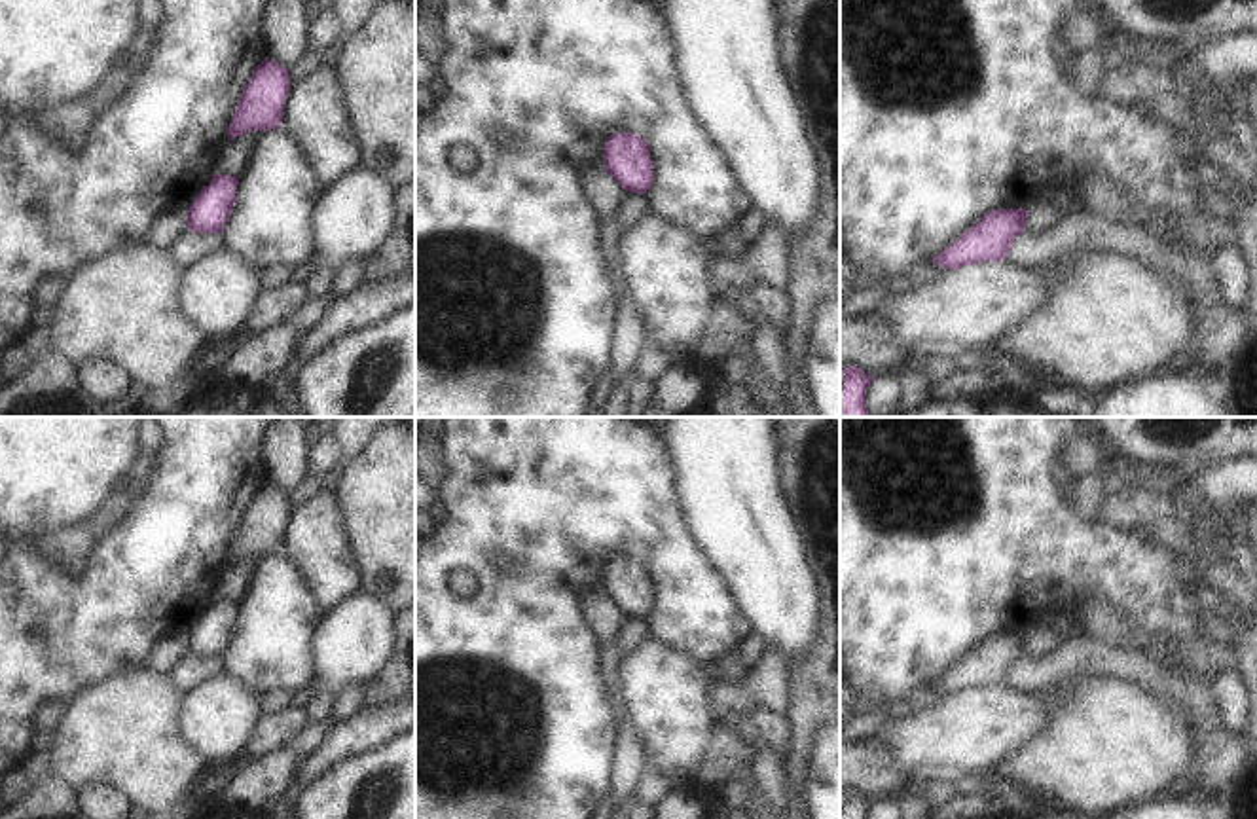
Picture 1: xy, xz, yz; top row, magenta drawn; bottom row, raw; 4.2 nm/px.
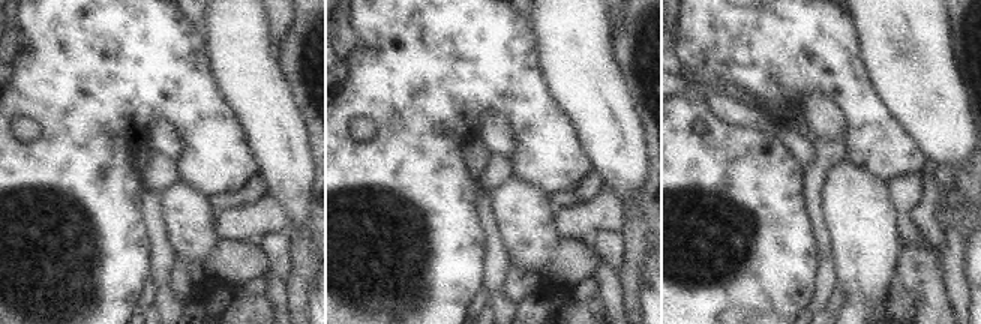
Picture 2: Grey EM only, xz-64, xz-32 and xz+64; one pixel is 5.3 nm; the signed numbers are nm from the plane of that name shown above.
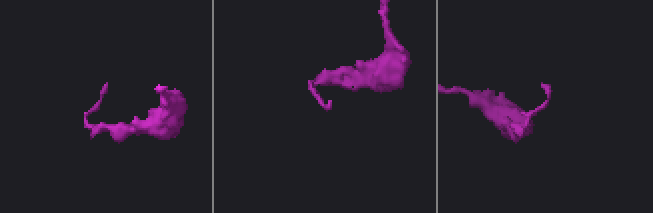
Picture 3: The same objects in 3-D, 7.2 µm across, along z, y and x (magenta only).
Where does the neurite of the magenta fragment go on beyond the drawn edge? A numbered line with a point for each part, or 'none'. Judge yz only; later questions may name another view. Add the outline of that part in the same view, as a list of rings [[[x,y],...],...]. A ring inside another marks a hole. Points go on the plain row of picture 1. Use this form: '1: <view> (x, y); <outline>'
none

